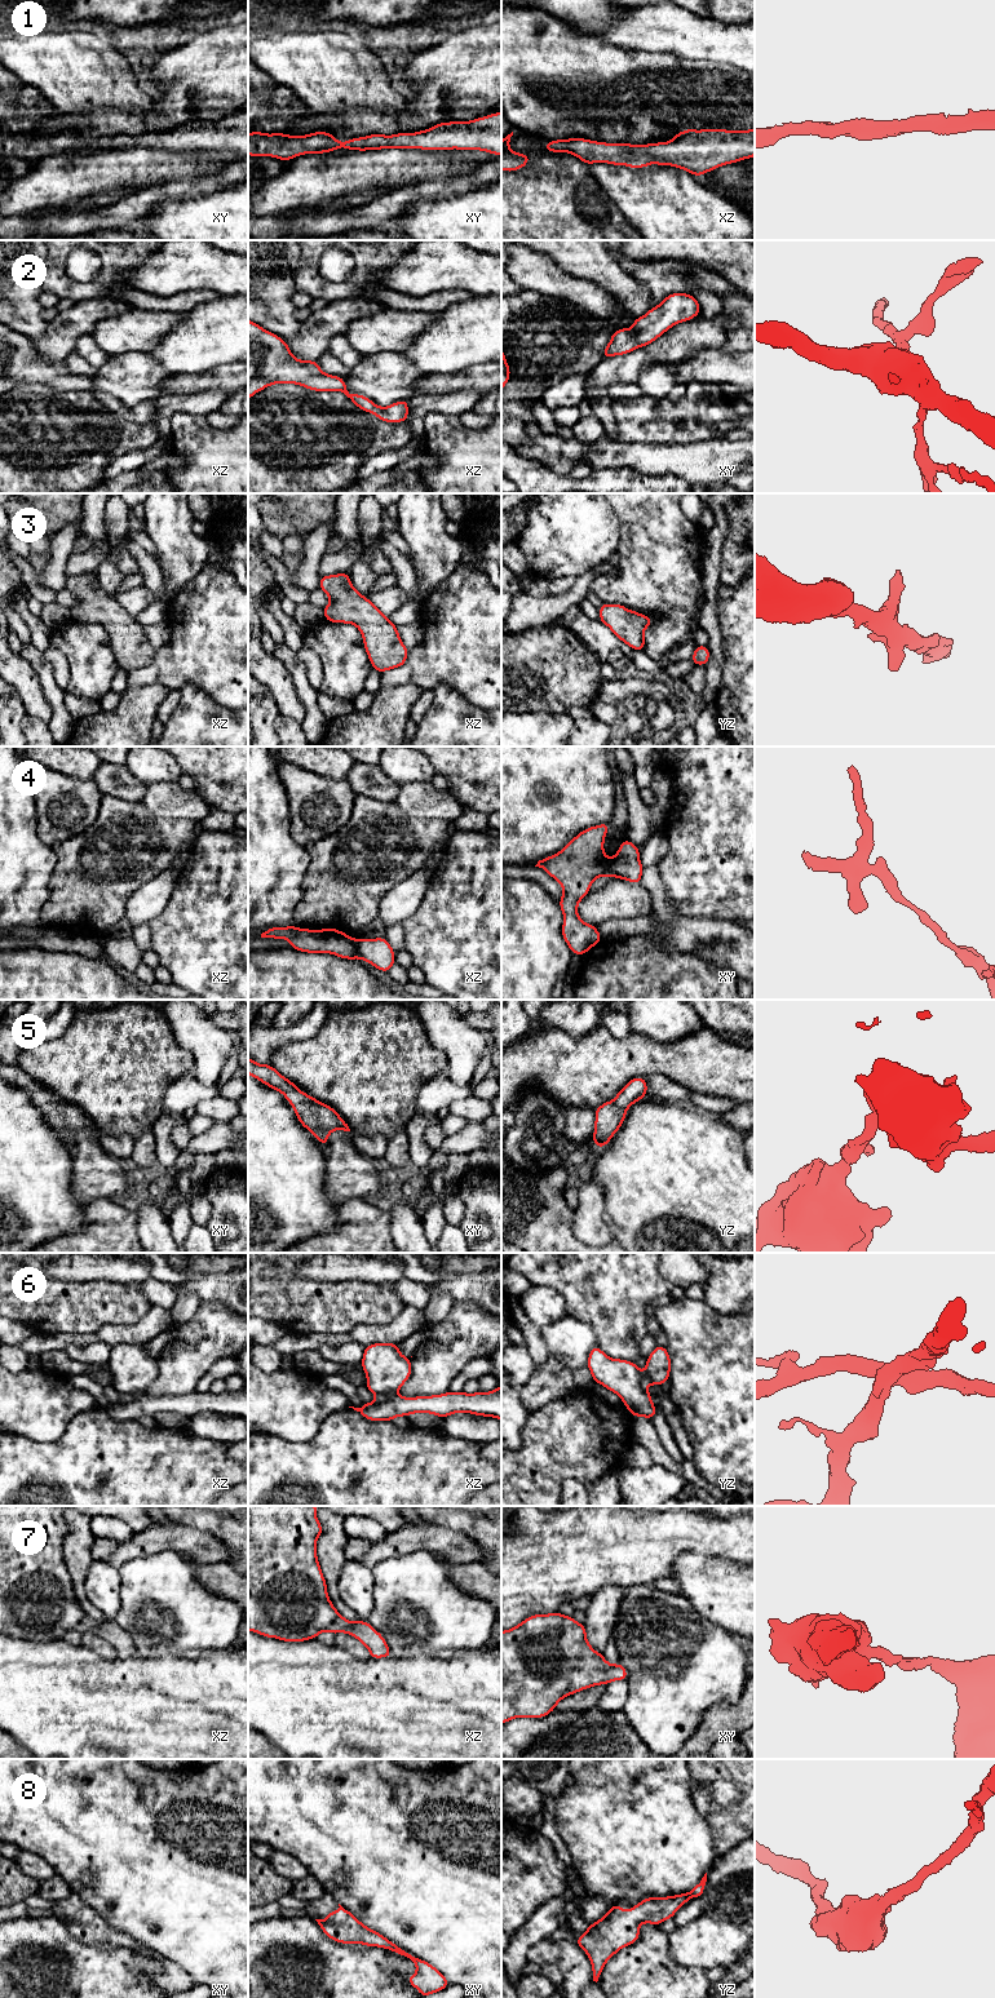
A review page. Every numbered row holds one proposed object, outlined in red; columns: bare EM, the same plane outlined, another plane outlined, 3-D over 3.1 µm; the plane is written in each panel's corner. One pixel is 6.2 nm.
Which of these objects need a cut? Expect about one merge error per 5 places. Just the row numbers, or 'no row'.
4, 6

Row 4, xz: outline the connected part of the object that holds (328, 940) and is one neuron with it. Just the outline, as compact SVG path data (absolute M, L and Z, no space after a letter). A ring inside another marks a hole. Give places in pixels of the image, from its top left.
M269 927L261 938L287 939L291 947L306 953L331 953L340 958L358 958L355 939L333 927L323 930L287 927Z

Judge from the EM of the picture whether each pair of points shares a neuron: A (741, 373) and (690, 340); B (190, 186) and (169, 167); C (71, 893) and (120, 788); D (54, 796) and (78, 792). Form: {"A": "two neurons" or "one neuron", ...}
{"A": "two neurons", "B": "two neurons", "C": "two neurons", "D": "one neuron"}

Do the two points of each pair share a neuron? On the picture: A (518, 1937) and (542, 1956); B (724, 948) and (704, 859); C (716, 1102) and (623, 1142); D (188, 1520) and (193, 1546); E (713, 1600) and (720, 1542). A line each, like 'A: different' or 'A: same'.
A: different
B: different
C: different
D: different
E: different

